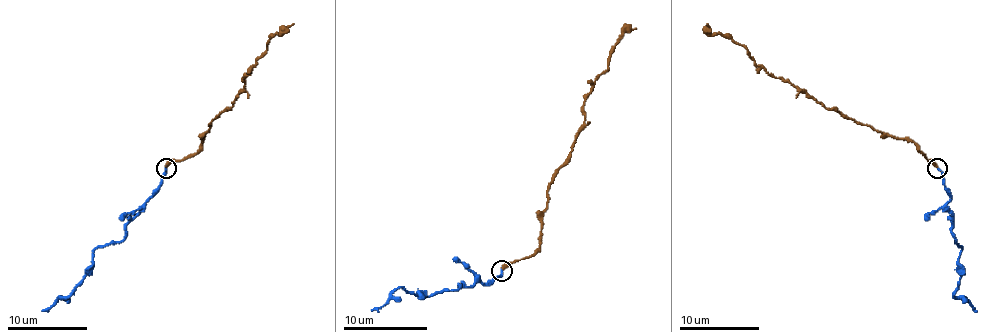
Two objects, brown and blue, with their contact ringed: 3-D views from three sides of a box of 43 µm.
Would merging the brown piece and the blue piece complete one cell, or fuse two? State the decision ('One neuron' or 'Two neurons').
Two neurons

